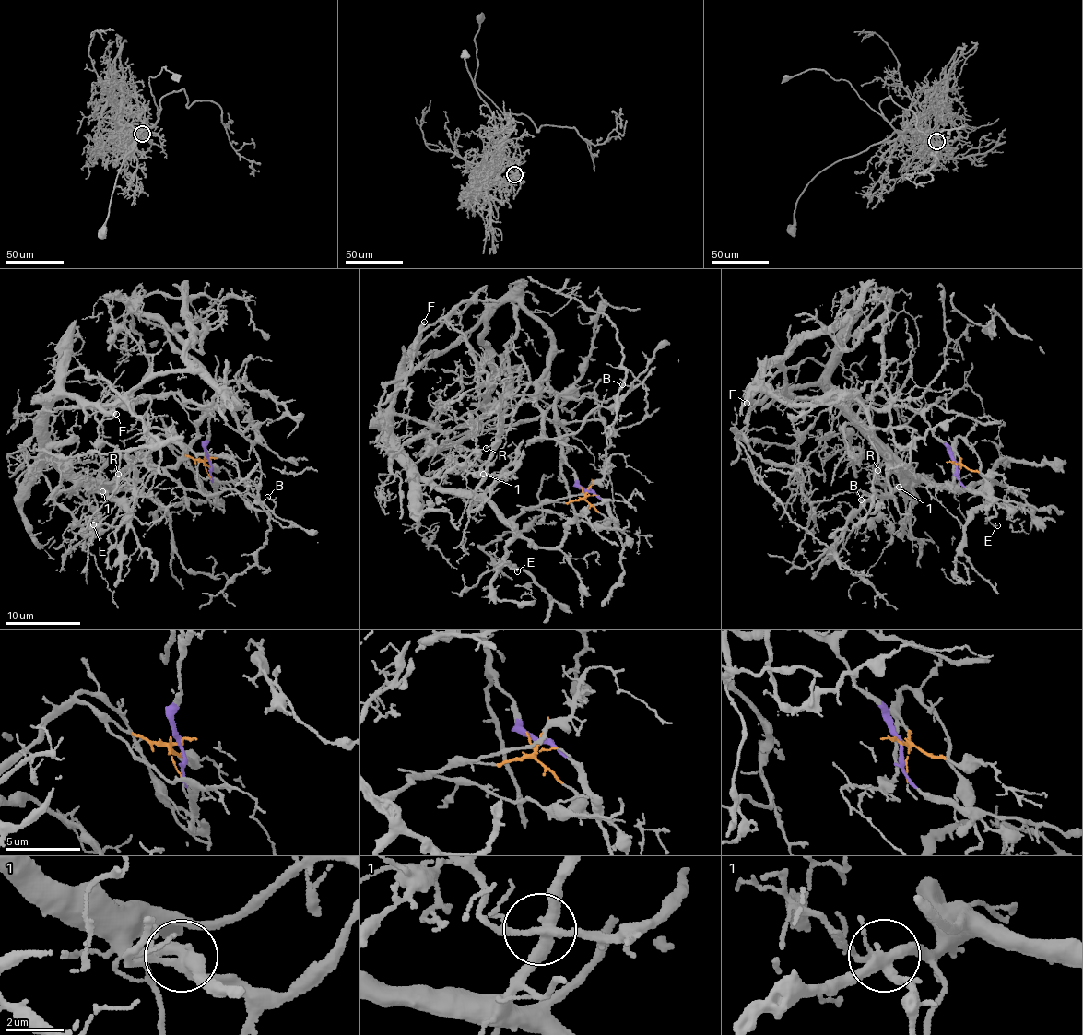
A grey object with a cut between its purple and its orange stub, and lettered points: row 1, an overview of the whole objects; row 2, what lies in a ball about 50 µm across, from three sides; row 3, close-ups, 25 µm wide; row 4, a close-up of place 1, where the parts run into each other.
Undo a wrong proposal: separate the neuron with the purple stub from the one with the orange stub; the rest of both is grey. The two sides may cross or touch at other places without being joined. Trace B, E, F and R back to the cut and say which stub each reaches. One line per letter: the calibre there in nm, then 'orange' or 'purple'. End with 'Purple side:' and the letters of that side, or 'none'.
B: 80 nm thick; purple
E: 120 nm thick; orange
F: 400 nm thick; orange
R: 100 nm thick; orange
Purple side: B

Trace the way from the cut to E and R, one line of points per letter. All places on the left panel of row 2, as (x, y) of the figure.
E: (208, 460), (186, 456), (154, 440), (113, 481), (114, 488), (98, 479), (93, 483), (83, 514), (93, 525)
R: (208, 460), (186, 456), (154, 440), (110, 483), (89, 488), (119, 499), (130, 488), (119, 474)

